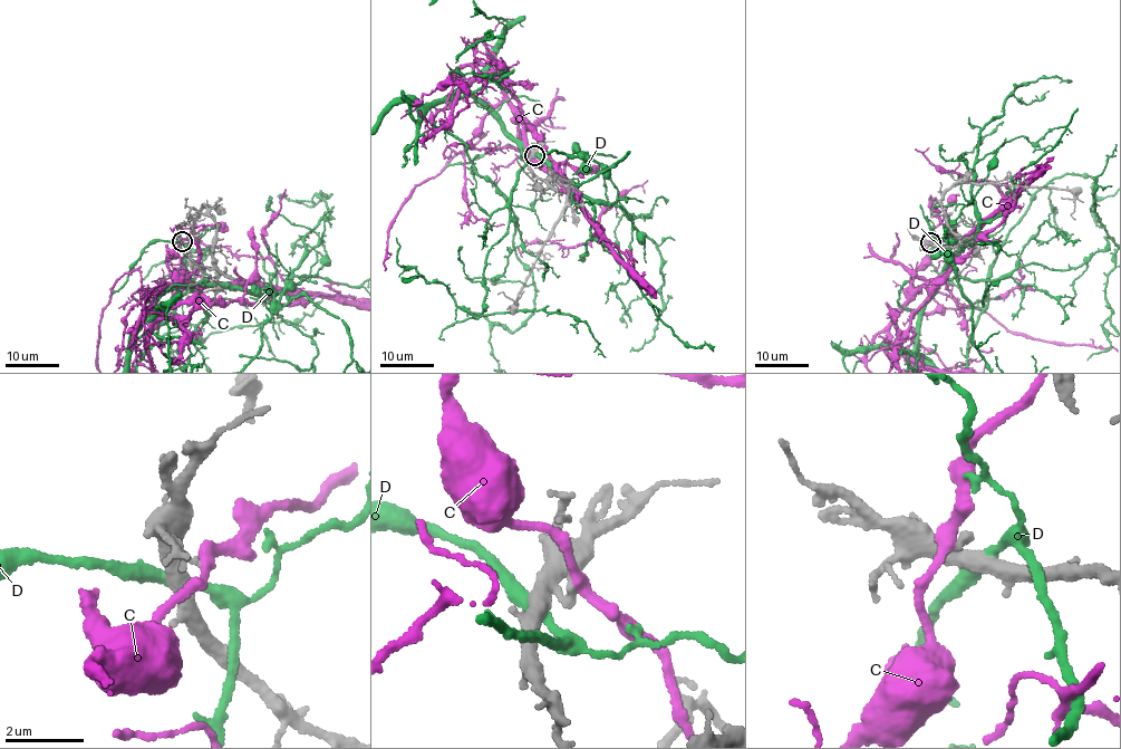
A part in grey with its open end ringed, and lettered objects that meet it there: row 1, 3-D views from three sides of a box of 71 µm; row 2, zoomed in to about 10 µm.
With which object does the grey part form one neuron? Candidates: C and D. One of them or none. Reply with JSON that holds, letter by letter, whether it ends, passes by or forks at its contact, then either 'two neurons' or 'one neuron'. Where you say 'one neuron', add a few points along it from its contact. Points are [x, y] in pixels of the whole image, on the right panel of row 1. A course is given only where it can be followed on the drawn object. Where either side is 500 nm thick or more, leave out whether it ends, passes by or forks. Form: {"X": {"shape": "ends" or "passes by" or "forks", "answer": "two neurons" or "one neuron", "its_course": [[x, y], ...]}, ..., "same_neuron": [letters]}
{"C": {"shape": "passes by", "answer": "one neuron"}, "D": {"shape": "passes by", "answer": "two neurons"}, "same_neuron": ["C"]}

